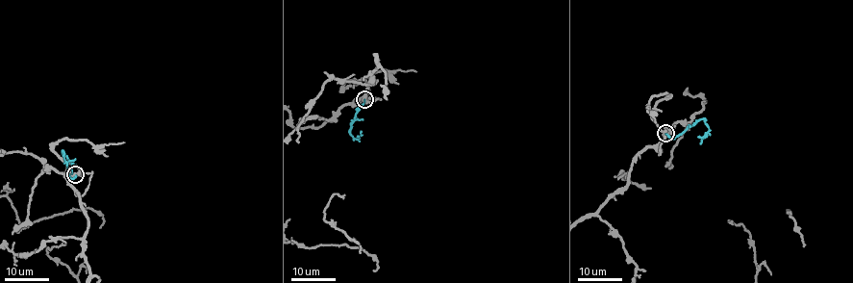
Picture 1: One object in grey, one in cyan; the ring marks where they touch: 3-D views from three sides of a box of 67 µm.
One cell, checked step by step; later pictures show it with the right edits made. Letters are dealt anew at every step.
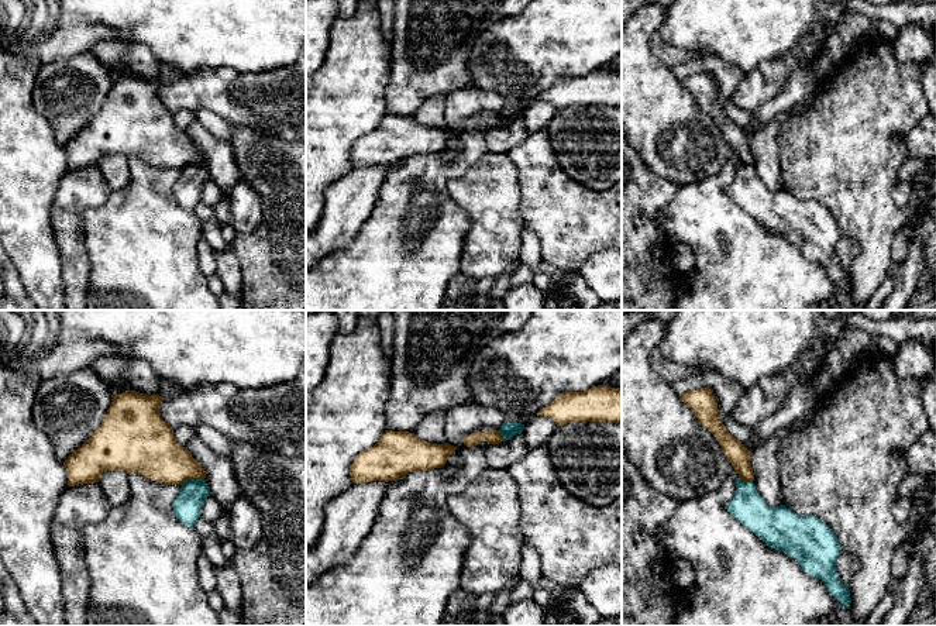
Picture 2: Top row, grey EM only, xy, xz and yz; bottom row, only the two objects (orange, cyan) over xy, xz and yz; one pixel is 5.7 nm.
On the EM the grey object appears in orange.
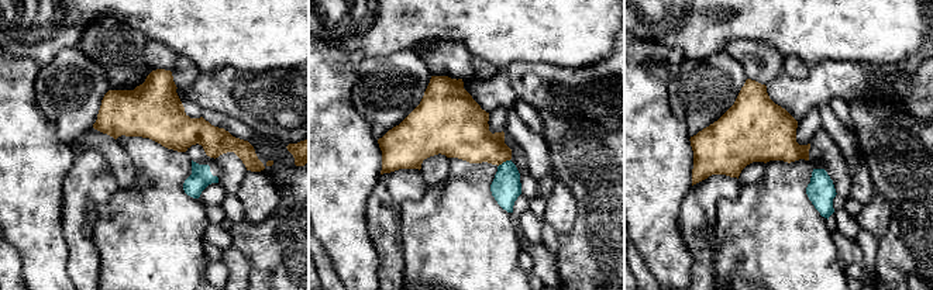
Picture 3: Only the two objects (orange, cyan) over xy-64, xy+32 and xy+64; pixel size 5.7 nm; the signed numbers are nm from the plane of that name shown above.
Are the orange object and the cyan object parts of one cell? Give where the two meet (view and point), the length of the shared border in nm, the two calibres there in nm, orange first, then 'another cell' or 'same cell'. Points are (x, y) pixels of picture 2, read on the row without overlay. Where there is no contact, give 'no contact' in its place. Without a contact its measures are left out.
xy (191, 162) | 130 nm | 280/160 nm | another cell

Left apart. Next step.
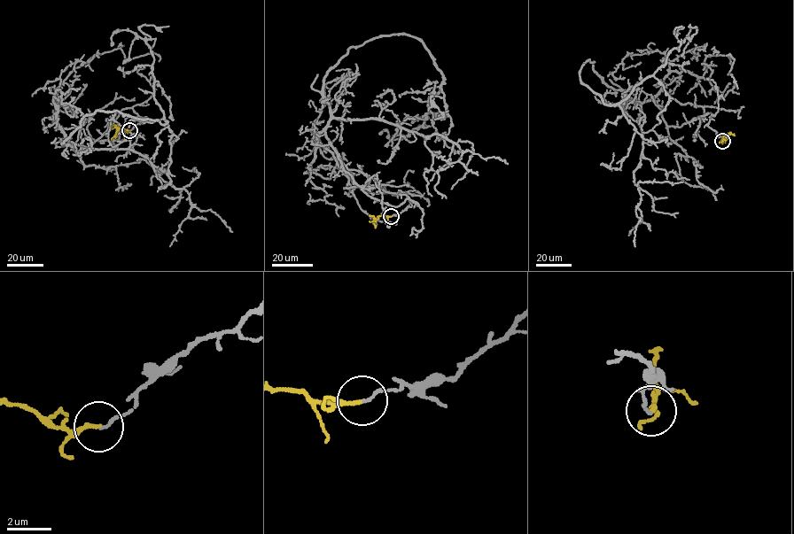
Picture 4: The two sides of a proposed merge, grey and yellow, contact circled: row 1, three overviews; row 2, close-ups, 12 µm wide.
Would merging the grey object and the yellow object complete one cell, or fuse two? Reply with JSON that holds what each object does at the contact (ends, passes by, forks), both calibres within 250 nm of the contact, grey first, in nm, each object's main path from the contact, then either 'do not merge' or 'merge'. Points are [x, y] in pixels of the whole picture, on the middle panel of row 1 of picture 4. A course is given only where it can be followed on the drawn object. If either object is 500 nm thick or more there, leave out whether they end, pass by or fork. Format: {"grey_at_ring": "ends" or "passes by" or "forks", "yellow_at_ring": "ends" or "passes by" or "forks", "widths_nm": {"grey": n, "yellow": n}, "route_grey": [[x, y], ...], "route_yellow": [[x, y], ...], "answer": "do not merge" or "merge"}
{"grey_at_ring": "ends", "yellow_at_ring": "ends", "widths_nm": {"grey": 120, "yellow": 170}, "route_grey": [[391, 216], [410, 202], [346, 168], [323, 79], [348, 48], [409, 34], [443, 81], [423, 125], [380, 134]], "route_yellow": [[391, 216], [381, 215], [376, 219], [369, 215]], "answer": "do not merge"}

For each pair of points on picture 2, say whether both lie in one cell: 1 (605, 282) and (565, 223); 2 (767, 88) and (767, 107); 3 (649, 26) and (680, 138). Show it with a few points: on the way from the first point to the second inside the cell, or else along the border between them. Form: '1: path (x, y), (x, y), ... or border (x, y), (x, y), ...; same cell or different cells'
1: border (606, 247), (592, 253), (577, 271); different cells
2: border (788, 76), (784, 86), (773, 97), (752, 112); different cells
3: path (642, 54), (642, 90), (661, 110); same cell

